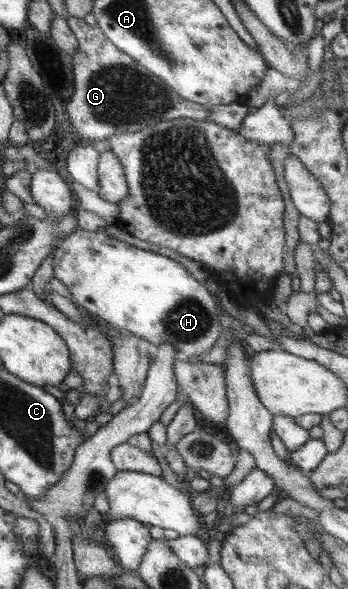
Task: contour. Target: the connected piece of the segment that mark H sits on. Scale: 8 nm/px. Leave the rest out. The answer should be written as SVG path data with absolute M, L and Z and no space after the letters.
M79 226L59 242L52 256L53 276L68 287L75 301L83 308L116 330L148 341L154 348L162 343L175 343L177 360L201 361L200 357L210 351L225 329L219 319L217 297L192 277L185 267L167 256L137 248L110 237L103 230L91 231Z

